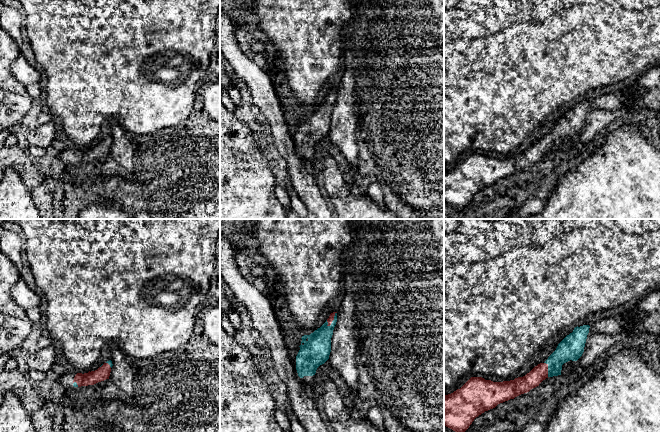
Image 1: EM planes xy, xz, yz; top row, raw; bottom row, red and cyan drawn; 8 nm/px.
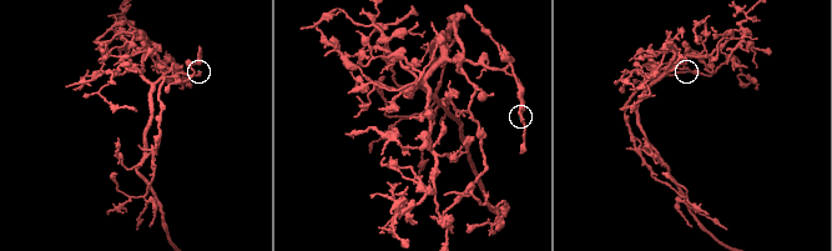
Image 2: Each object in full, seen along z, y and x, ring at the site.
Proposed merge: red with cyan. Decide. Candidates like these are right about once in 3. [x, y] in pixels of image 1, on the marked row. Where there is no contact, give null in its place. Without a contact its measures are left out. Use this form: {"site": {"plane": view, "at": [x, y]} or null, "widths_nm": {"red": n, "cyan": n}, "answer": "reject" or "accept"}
{"site": {"plane": "xz", "at": [333, 319]}, "widths_nm": {"red": 50, "cyan": 200}, "answer": "accept"}

